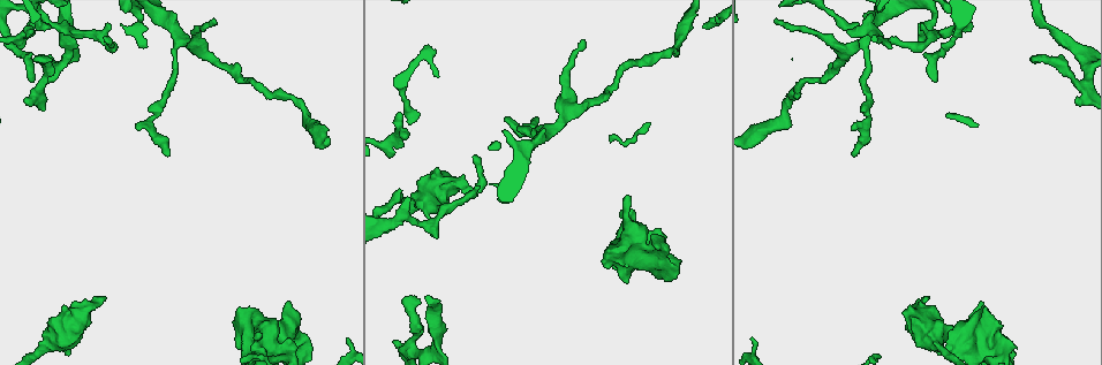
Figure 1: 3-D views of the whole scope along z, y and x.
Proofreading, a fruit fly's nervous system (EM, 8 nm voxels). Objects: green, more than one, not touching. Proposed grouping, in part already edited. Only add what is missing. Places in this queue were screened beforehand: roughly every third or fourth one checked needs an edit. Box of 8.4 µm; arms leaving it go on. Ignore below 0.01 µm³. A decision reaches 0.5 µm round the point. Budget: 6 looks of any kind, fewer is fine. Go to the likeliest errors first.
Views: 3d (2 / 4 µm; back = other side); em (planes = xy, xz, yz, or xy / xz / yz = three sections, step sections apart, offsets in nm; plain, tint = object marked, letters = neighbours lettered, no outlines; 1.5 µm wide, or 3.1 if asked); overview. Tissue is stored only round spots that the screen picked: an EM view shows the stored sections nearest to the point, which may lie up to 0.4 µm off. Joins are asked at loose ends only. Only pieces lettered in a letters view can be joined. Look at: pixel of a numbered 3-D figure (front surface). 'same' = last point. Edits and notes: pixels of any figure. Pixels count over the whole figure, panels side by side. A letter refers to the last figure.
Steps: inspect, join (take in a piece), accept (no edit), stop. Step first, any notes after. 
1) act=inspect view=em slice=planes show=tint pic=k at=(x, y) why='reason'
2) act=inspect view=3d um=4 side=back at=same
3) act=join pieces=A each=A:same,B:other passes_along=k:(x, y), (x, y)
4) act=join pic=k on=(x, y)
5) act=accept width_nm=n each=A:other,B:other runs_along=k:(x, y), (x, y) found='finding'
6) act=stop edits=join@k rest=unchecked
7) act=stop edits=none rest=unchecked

act=inspect view=3d um=4 pic=1 at=(1031, 58) why='branch stops here'

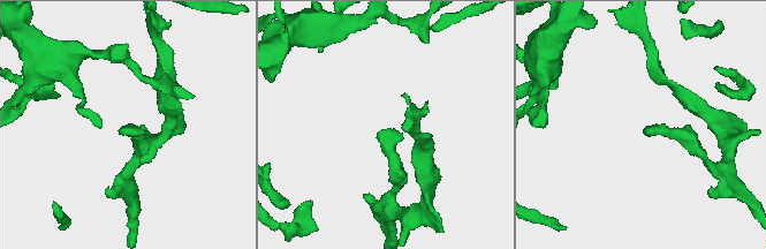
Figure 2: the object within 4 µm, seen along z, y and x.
act=inspect view=em slice=planes show=letters pic=2 at=(647, 135)

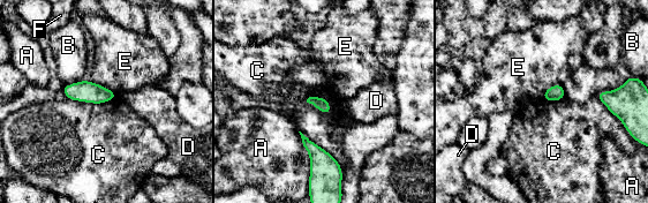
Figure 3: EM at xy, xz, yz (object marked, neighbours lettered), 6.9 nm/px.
act=accept longest_contact=A:360nm each=A:other,B:other,C:other,D:other,E:other,F:other found='none of them fits'

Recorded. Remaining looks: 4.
act=inspect view=3d um=4 pic=1 at=(928, 299) why='an open end'

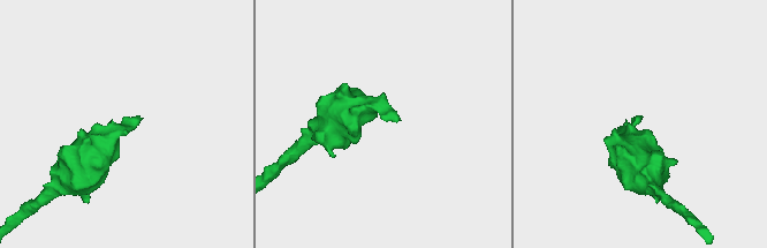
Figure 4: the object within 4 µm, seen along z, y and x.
act=inspect view=em slice=planes show=letters pic=4 at=(140, 117)

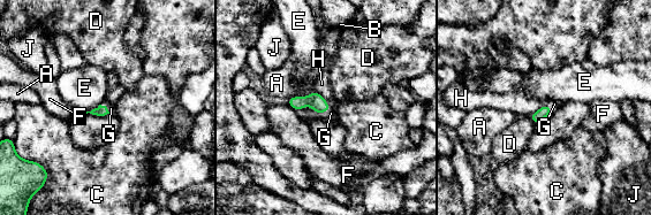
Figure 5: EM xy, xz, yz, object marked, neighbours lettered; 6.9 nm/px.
act=join pieces=G each=A:other,B:other,C:other,D:other,E:other,F:other,G:same,H:other,J:other passes_along=5:(315, 100), (324, 112), (331, 113) found='the neuron continues'

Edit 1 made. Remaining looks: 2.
act=inspect view=3d um=2 pic=1 at=(608, 250) why='stops while still wide'

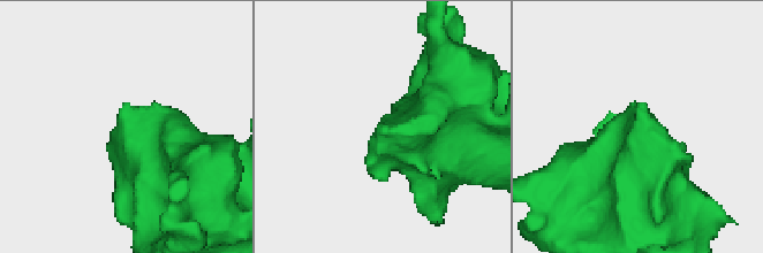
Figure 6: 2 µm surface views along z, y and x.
act=inspect view=em slice=planes show=letters pic=6 at=(380, 137)

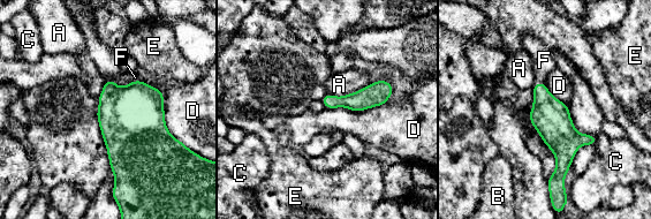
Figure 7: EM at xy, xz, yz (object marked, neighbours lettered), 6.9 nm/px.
act=join pieces=F width_nm=280 longest_contact=D:550nm each=A:other,B:other,C:other,D:other,E:other,F:same found='the neuron continues'

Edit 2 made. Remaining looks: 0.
act=stop edits=join@5,join@7 rest=unchecked

